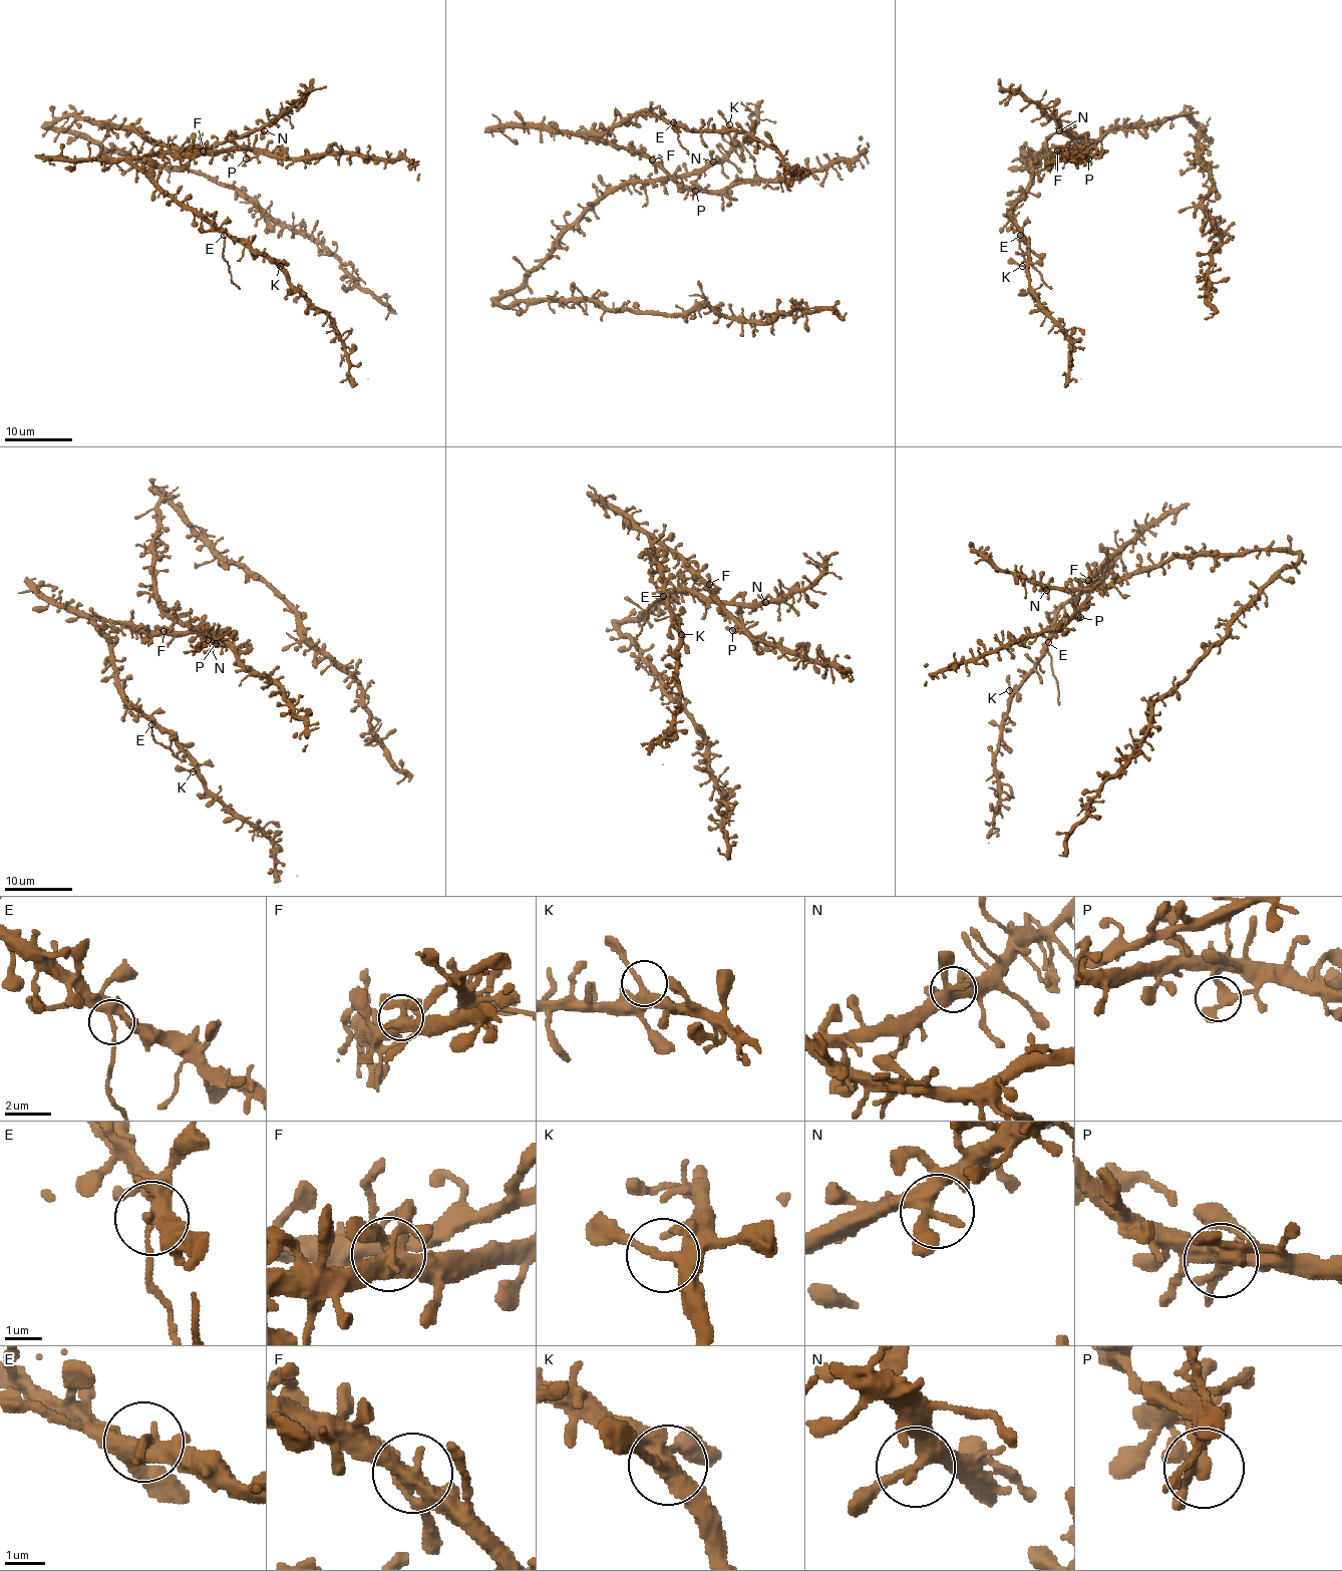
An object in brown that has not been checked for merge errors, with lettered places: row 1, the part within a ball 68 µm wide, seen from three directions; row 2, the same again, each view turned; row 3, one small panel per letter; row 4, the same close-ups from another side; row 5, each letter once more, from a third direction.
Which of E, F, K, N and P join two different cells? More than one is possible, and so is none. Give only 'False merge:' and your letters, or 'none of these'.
False merge: E

